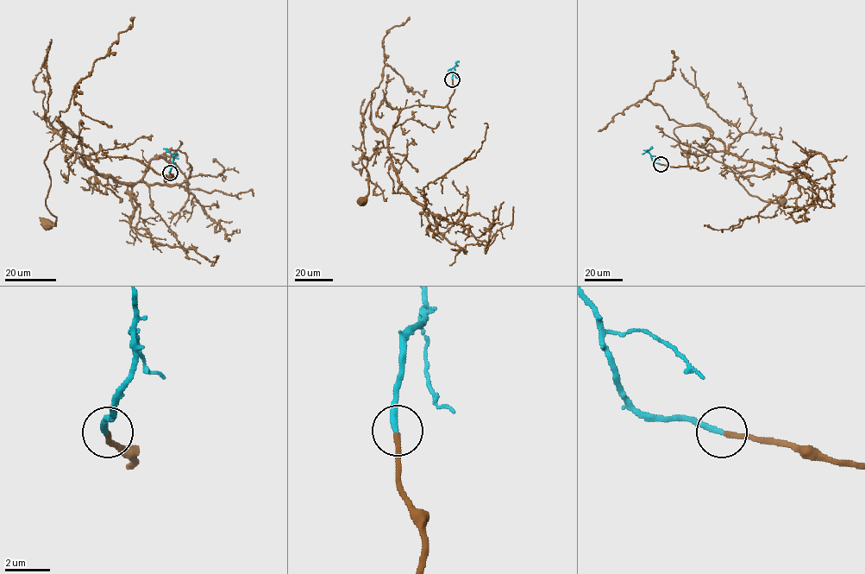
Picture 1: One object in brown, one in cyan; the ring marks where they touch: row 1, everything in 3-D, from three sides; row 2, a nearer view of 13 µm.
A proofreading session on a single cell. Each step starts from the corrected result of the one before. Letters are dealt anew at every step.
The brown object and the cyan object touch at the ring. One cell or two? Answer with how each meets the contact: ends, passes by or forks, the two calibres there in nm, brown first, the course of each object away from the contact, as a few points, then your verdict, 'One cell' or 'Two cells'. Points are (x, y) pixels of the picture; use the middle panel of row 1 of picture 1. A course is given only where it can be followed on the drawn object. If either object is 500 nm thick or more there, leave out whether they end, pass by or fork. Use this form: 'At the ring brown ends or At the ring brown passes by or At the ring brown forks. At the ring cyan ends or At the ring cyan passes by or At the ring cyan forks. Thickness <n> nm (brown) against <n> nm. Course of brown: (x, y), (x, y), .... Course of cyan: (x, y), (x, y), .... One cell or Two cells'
At the ring brown ends. At the ring cyan ends. Thickness 240 nm (brown) against 280 nm. Course of brown: (452, 79), (444, 107), (401, 110), (388, 144), (398, 181), (464, 250), (488, 244), (509, 225), (513, 206). Course of cyan: (452, 79), (454, 67), (448, 71). One cell

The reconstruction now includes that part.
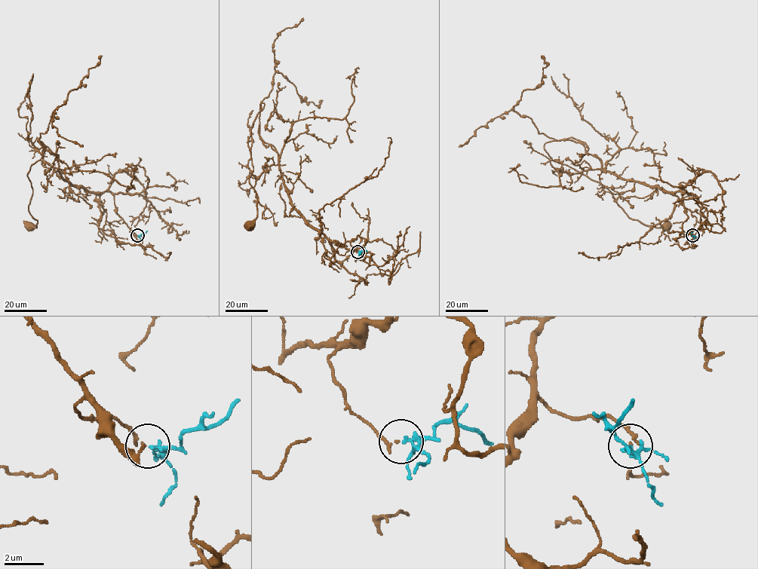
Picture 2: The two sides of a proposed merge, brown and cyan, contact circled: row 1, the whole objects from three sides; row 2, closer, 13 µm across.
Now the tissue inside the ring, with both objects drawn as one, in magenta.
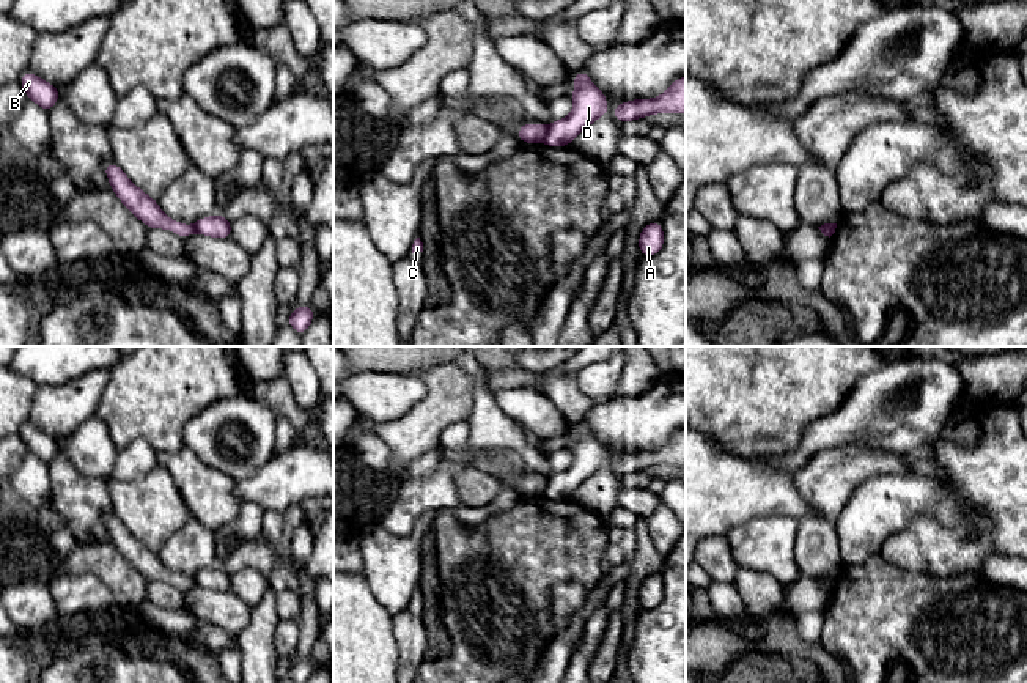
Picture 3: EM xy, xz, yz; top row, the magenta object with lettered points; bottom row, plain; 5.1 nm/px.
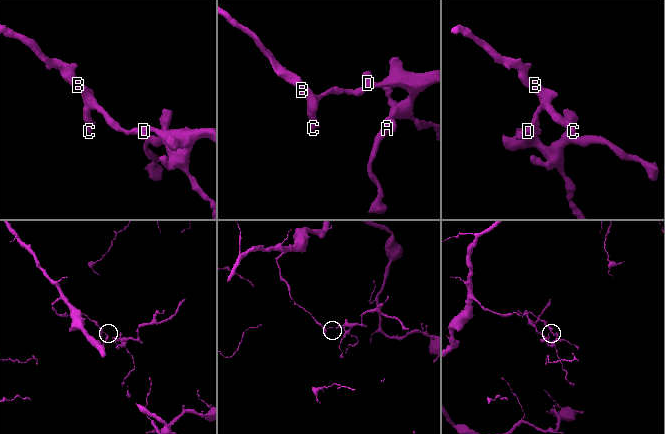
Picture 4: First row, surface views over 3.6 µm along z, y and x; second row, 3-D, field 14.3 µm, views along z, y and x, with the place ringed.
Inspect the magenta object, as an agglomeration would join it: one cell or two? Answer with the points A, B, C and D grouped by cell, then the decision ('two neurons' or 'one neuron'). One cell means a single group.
groups A D / B C; two neurons

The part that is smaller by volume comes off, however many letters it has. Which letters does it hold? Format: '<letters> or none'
A, D

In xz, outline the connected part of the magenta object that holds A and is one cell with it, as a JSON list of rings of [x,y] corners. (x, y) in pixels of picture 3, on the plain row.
[[[661,573],[645,578],[639,589],[640,607],[643,611],[654,609],[662,603],[662,600],[664,600],[664,582]]]

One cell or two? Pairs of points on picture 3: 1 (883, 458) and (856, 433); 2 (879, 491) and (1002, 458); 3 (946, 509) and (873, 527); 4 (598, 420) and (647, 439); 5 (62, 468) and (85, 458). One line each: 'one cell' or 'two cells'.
1: two cells
2: two cells
3: one cell
4: one cell
5: two cells

